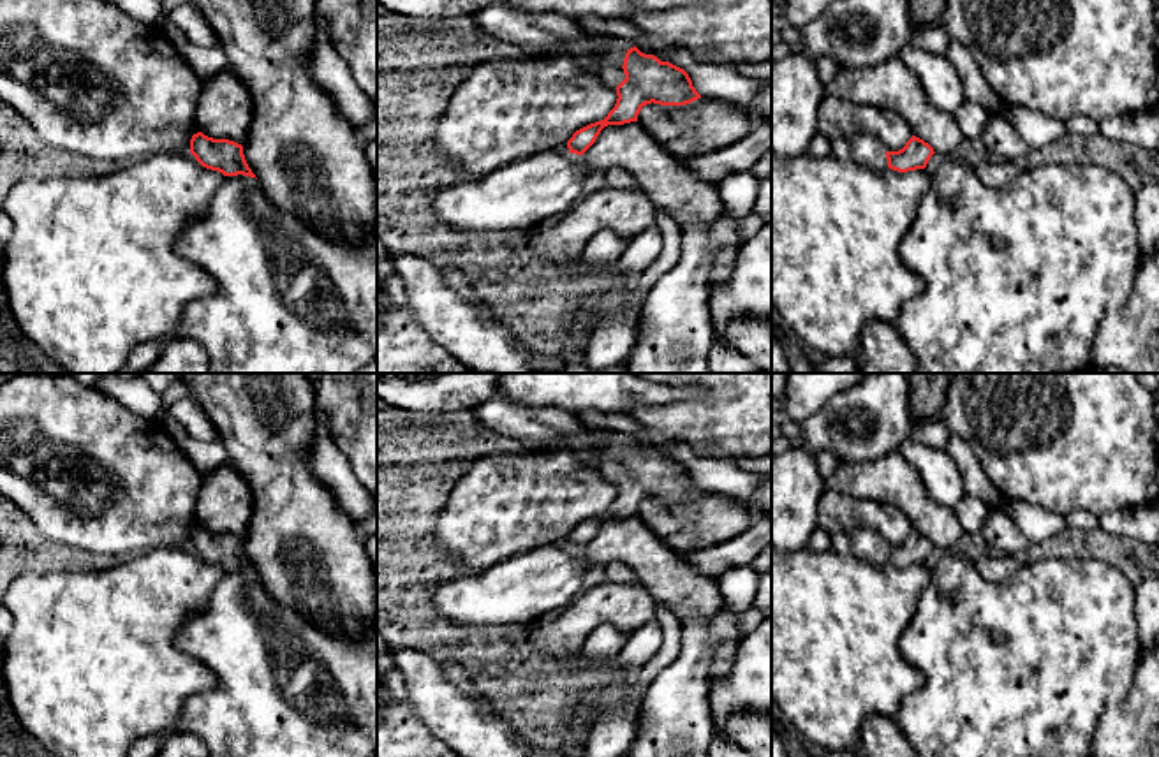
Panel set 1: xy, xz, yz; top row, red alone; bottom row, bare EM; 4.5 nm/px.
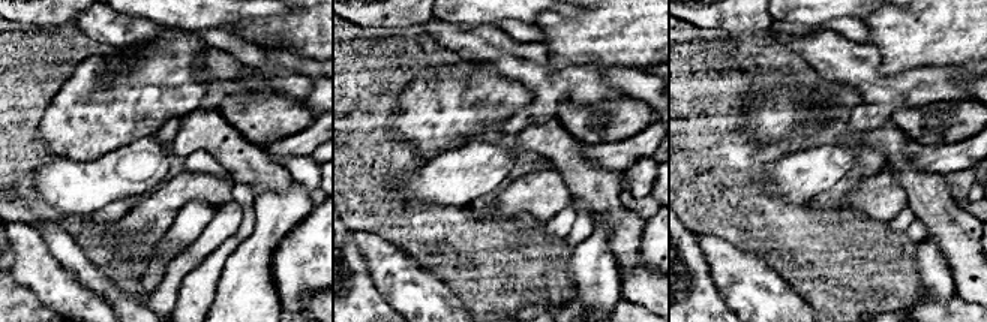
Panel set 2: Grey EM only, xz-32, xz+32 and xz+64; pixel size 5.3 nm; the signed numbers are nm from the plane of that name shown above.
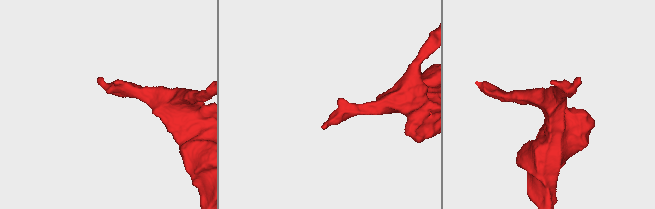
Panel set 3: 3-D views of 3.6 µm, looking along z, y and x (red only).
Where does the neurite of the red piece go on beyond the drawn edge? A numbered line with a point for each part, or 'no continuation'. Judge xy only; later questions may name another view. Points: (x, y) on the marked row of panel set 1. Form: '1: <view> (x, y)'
no continuation

